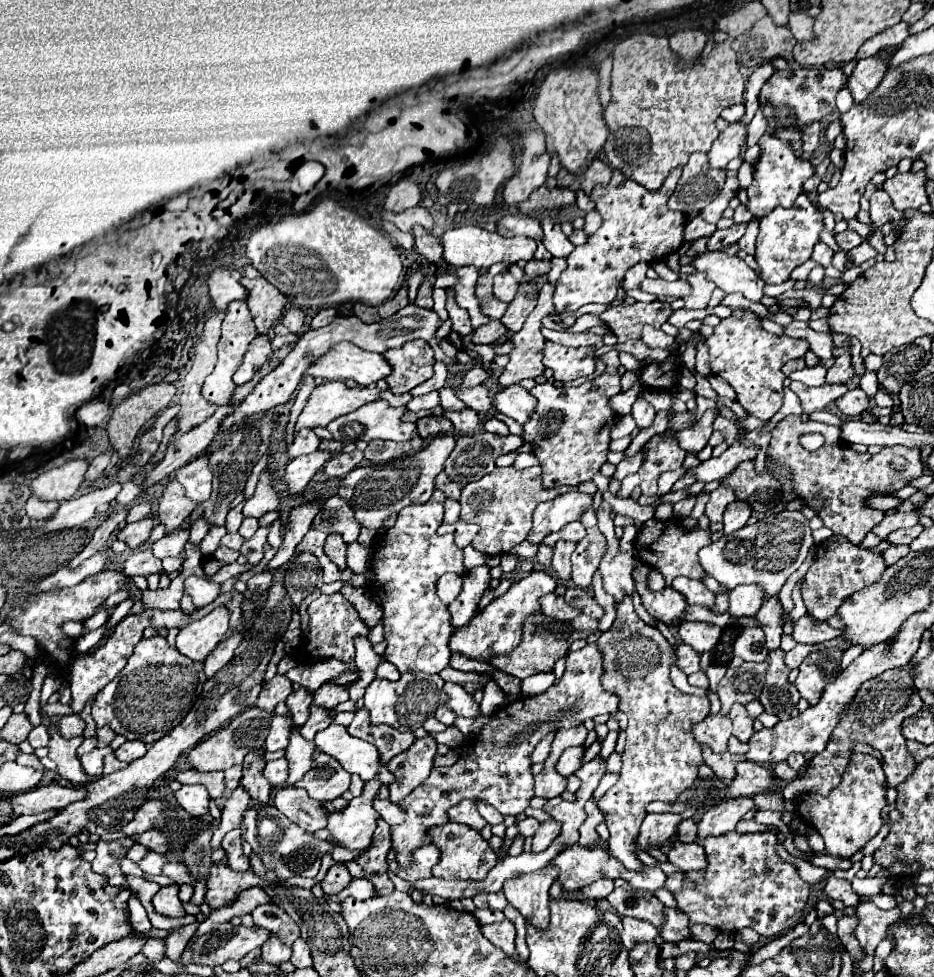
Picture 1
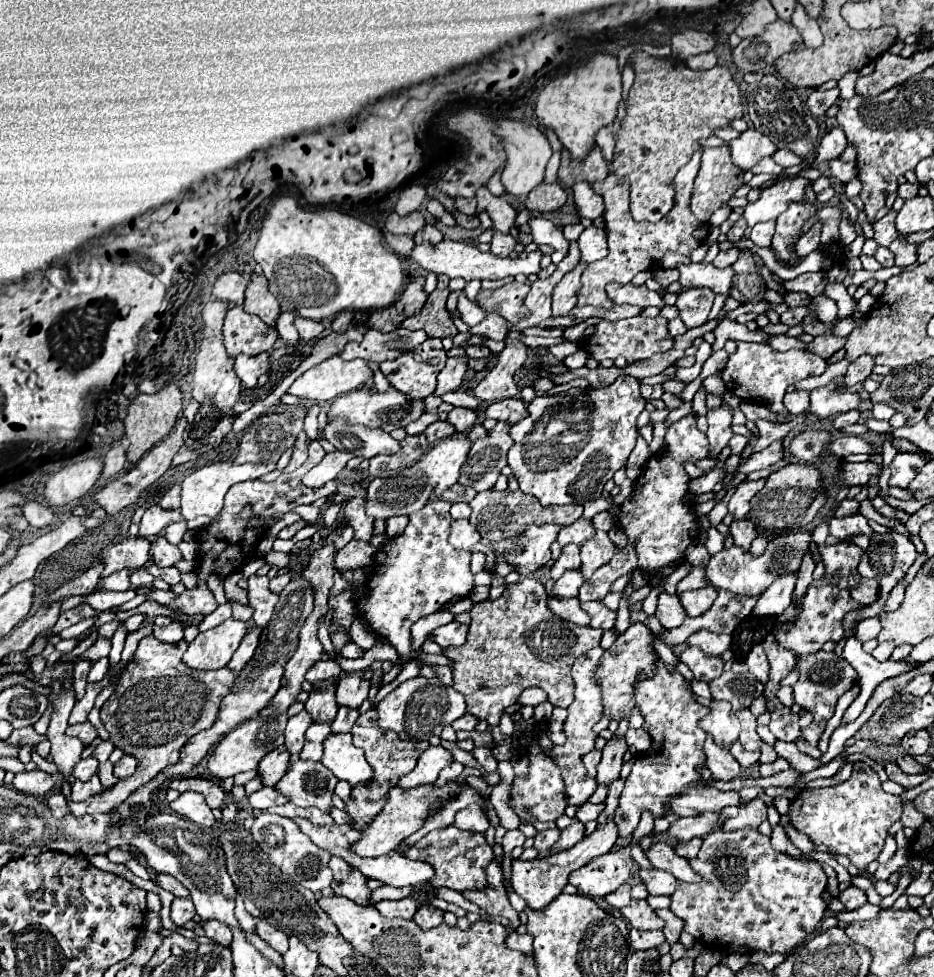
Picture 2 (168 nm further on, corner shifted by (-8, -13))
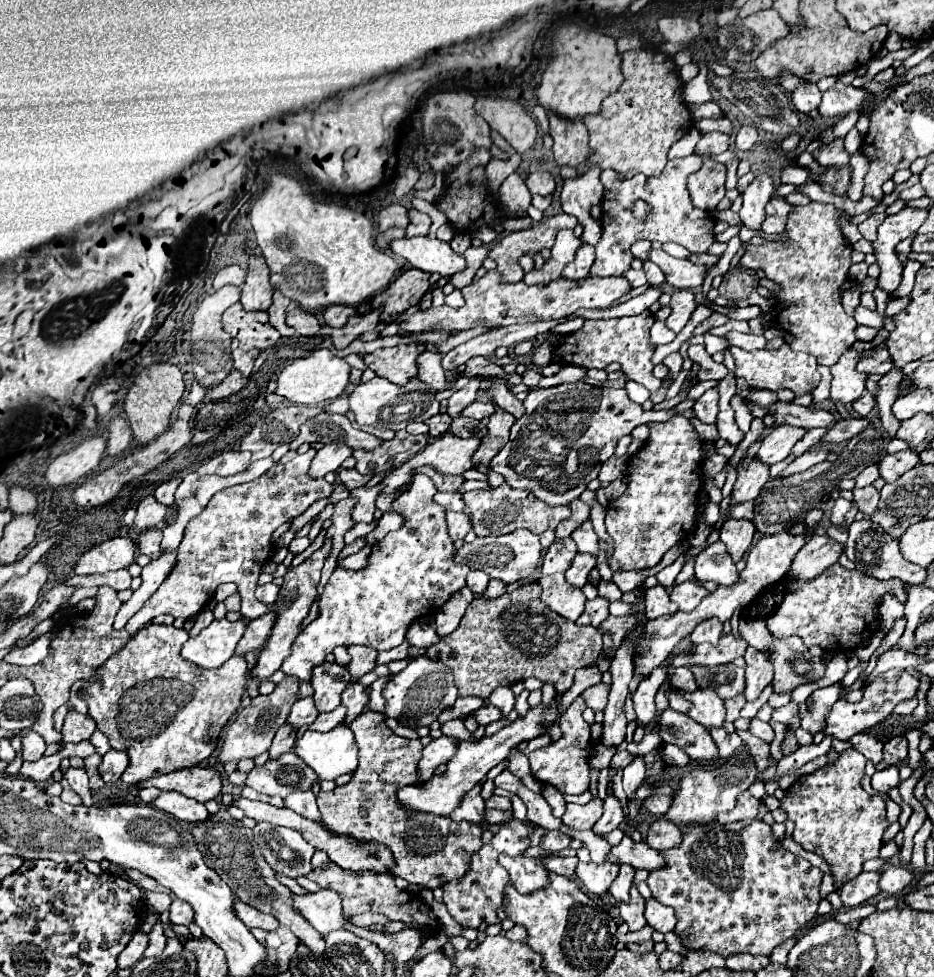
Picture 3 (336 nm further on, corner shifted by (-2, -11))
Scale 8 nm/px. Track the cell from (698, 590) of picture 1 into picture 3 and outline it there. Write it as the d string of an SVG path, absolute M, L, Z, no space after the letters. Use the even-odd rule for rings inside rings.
M688 580L688 582L678 584L678 586L672 588L670 600L678 604L678 610L682 610L682 612L692 612L692 608L698 606L698 602L700 602L704 596L708 596L708 594L710 594L710 592L708 592L702 584L694 582L694 580Z

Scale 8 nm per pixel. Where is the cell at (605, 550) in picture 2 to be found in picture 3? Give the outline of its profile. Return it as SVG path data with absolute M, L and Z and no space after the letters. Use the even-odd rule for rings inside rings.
M586 520L582 526L578 526L574 532L572 532L572 540L576 542L578 546L578 552L588 552L592 556L598 554L598 536L596 532L592 530L592 522Z

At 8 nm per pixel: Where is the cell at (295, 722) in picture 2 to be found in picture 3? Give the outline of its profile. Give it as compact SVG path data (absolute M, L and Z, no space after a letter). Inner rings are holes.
M308 696L308 698L300 698L294 706L292 706L292 712L288 716L288 724L292 728L300 728L300 726L308 726L312 724L314 720L318 718L318 710L314 706L314 698Z

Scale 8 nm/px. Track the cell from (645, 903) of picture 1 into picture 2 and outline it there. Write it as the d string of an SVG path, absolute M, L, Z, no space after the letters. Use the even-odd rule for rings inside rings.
M632 900L630 906L620 910L624 920L630 922L638 930L652 930L652 928L664 928L664 920L654 914L650 904L646 900Z

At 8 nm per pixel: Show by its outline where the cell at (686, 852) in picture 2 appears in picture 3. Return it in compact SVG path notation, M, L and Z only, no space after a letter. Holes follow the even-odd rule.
M658 818L648 828L646 842L654 850L668 850L668 848L674 848L674 846L678 846L682 842L682 830L678 826L674 826L674 824L670 824L670 820Z

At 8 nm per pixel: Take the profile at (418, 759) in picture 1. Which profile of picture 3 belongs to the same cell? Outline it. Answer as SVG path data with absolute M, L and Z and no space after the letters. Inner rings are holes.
M440 736L440 738L432 740L428 746L424 746L422 760L418 762L418 776L420 776L422 780L430 780L432 774L434 774L434 770L436 770L440 764L446 764L446 762L454 756L456 744L458 744L456 738Z

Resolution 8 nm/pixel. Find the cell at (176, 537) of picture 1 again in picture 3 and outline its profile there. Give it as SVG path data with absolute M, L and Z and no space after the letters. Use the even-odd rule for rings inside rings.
M152 528L152 530L146 530L138 536L138 550L142 550L142 554L146 554L148 558L158 558L162 554L162 548L160 548L160 540L162 540L162 532Z

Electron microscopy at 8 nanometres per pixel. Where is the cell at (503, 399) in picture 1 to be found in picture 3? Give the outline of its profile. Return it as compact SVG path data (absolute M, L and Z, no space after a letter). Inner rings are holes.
M472 402L468 408L462 410L462 416L474 418L474 420L484 420L494 414L494 404L492 402Z

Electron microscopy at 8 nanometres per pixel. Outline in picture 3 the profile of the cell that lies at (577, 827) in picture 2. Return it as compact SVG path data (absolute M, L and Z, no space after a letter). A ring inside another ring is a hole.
M594 796L594 800L584 806L568 804L568 808L562 816L562 822L576 830L590 830L596 824L596 820L602 816L602 806L604 806L604 802L598 796Z

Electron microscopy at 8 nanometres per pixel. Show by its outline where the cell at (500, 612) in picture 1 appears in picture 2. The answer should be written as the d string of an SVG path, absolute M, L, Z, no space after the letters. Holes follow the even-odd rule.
M570 570L564 572L552 586L552 594L556 594L556 598L574 598L578 594L578 588L582 586L584 578L578 570Z

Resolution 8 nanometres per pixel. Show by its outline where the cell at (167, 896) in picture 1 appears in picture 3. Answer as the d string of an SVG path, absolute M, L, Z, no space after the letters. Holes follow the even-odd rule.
M176 898L170 906L170 922L172 924L184 924L184 926L194 922L194 910L190 908L190 904Z

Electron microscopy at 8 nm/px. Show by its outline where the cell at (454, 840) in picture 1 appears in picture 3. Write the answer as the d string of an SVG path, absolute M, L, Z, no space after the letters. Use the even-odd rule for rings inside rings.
M362 712L354 722L350 722L350 730L356 736L356 744L360 748L360 764L352 776L352 780L344 786L336 786L332 792L320 792L318 794L318 808L322 812L320 822L324 828L330 828L334 834L350 836L358 842L378 842L384 844L392 856L394 856L394 868L390 868L392 876L400 876L408 880L410 884L420 884L430 890L444 886L450 880L458 880L466 874L470 868L472 854L482 848L482 828L480 824L468 824L468 822L452 822L448 816L434 816L434 814L422 814L422 812L410 812L398 804L396 792L402 786L418 786L424 780L418 780L418 756L422 754L422 742L420 740L408 740L396 736L384 722L384 716L378 712L378 724L374 724L374 712Z

